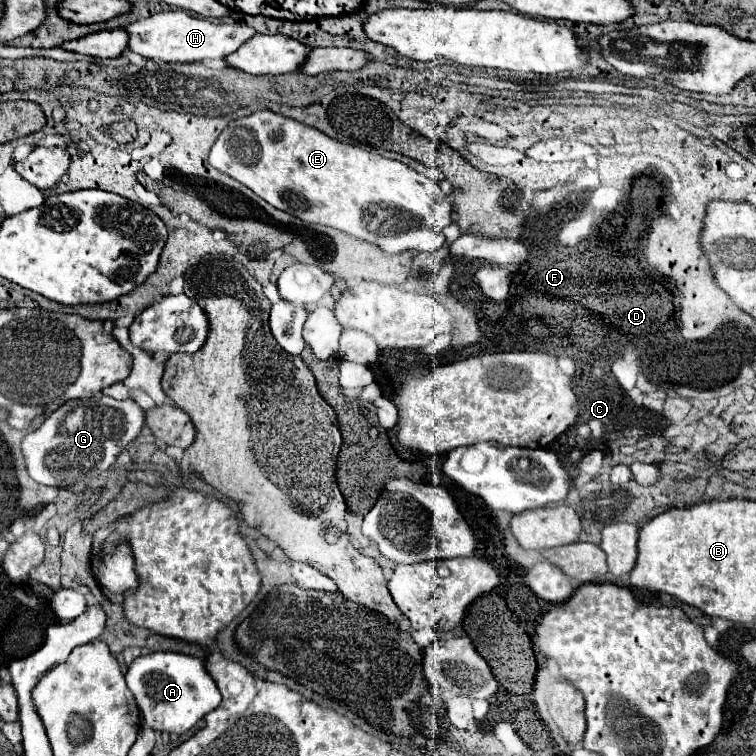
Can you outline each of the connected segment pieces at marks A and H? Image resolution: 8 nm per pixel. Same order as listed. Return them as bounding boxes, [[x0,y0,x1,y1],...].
[[125,652,221,734],[125,12,255,62]]

